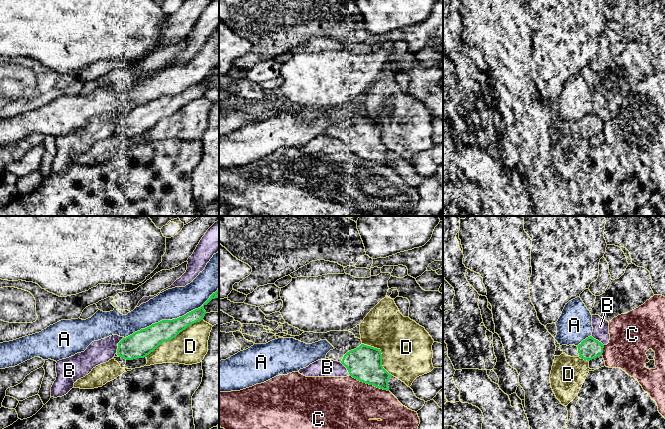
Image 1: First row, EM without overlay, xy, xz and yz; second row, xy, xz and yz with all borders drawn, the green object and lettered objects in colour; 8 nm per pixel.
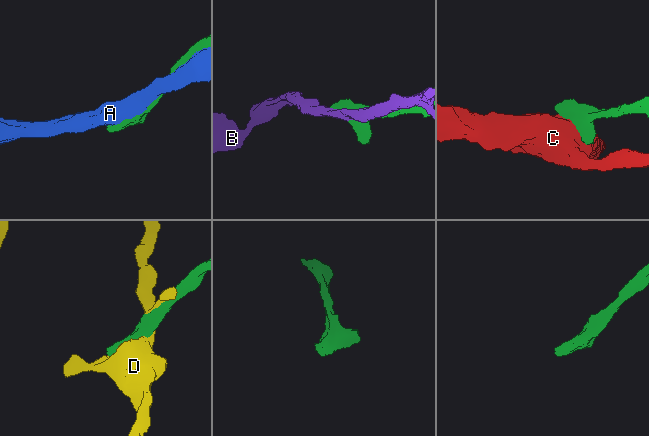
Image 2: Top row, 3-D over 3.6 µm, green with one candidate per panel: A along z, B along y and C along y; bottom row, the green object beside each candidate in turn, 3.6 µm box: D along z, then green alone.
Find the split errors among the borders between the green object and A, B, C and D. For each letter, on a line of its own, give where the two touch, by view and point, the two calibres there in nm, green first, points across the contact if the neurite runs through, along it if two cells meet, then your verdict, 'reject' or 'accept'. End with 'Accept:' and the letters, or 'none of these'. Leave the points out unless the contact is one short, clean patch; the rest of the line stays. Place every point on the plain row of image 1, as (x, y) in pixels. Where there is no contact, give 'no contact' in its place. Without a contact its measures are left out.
A: meets green in xy at (171, 96); 190 nm thick on the green side, 240 nm on the other; reject
B: meets green in xy at (118, 121); 200 nm thick on the green side, 190 nm on the other; reject
C: meets green in xz at (369, 160); 280 nm thick on the green side, 440 nm on the other; reject
D: meets green in xy at (173, 113); 200 nm thick on the green side, 280 nm on the other; reject
Accept: none of these

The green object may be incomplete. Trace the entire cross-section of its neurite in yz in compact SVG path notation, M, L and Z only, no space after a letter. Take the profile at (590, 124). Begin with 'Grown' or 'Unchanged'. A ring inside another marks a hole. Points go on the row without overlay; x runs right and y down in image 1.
Grown. M592 112L583 116L578 122L562 121L560 125L567 132L580 133L581 135L590 137L602 131L604 121Z

